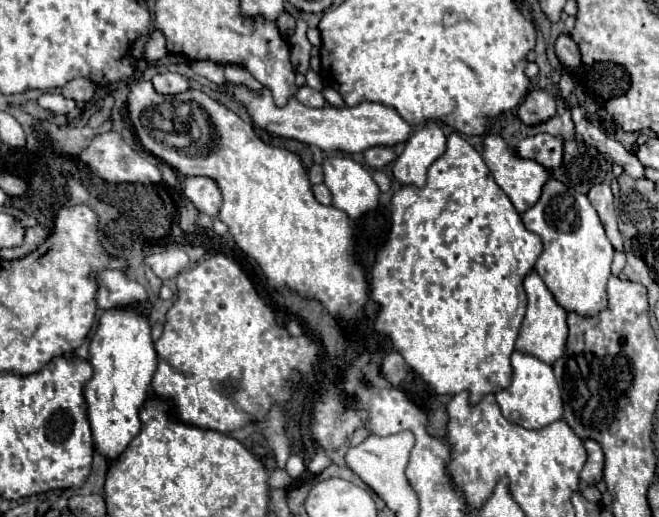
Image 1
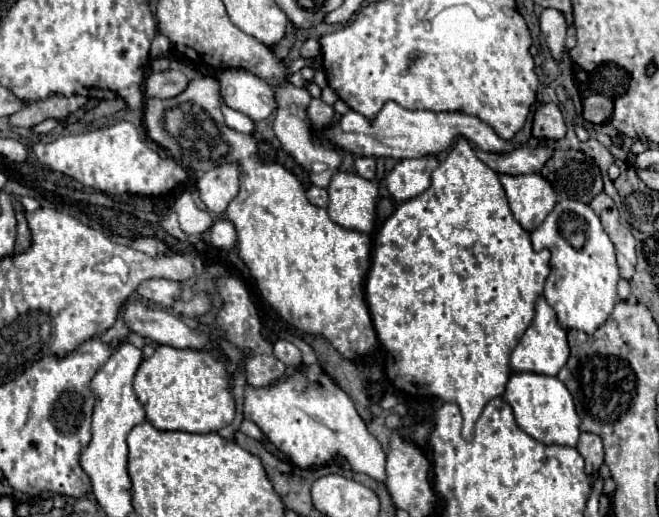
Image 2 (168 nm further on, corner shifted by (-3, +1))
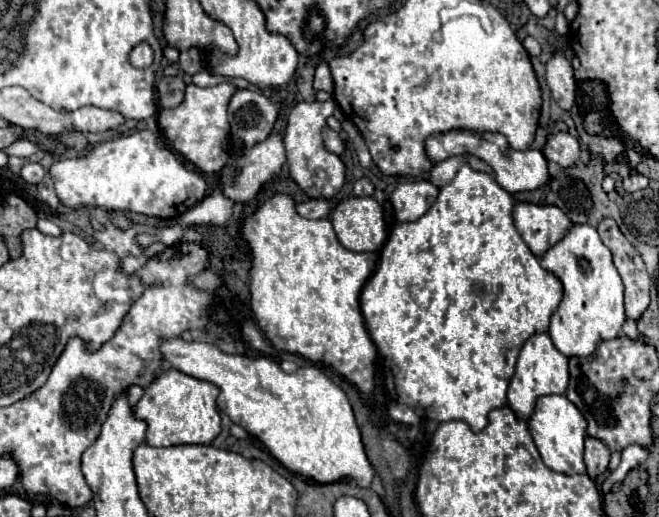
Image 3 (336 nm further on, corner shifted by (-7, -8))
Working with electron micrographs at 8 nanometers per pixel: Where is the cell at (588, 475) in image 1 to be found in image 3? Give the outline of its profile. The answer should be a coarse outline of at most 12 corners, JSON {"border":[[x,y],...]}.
{"border":[[586,438],[584,464],[594,480],[606,472],[610,450],[596,438]]}

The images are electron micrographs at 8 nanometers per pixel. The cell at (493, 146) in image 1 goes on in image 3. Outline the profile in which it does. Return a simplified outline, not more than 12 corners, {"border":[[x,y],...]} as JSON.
{"border":[[516,202],[516,230],[542,256],[570,228],[558,206]]}

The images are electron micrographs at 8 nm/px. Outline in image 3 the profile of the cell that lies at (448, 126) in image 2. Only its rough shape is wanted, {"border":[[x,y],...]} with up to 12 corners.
{"border":[[450,130],[426,138],[438,164],[474,154],[510,194],[550,178],[540,150],[510,150],[494,132]]}

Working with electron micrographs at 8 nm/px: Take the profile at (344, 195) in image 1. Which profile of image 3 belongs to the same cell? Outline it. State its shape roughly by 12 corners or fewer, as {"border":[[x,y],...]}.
{"border":[[348,196],[332,212],[340,244],[376,252],[386,240],[380,204]]}

